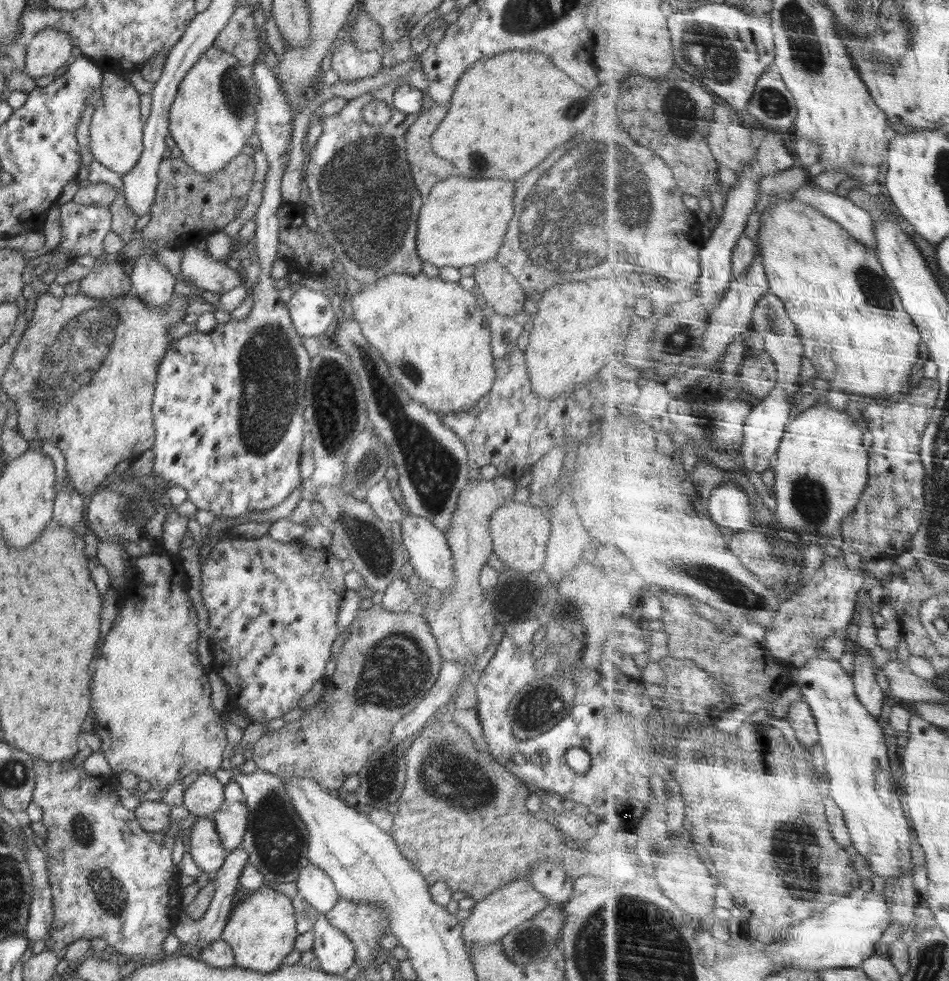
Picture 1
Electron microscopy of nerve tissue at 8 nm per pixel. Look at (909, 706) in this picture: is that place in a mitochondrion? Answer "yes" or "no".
no

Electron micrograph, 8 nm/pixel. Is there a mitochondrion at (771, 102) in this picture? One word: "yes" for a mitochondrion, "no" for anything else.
yes

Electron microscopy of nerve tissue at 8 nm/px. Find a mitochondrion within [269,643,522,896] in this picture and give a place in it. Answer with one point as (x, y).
(472, 786)

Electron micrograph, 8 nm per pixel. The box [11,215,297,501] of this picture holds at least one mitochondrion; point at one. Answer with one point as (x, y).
(80, 347)

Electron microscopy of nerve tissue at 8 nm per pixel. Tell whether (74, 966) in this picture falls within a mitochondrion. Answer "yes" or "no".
no

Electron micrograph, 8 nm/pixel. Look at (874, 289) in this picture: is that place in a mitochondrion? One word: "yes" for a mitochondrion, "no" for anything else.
yes

